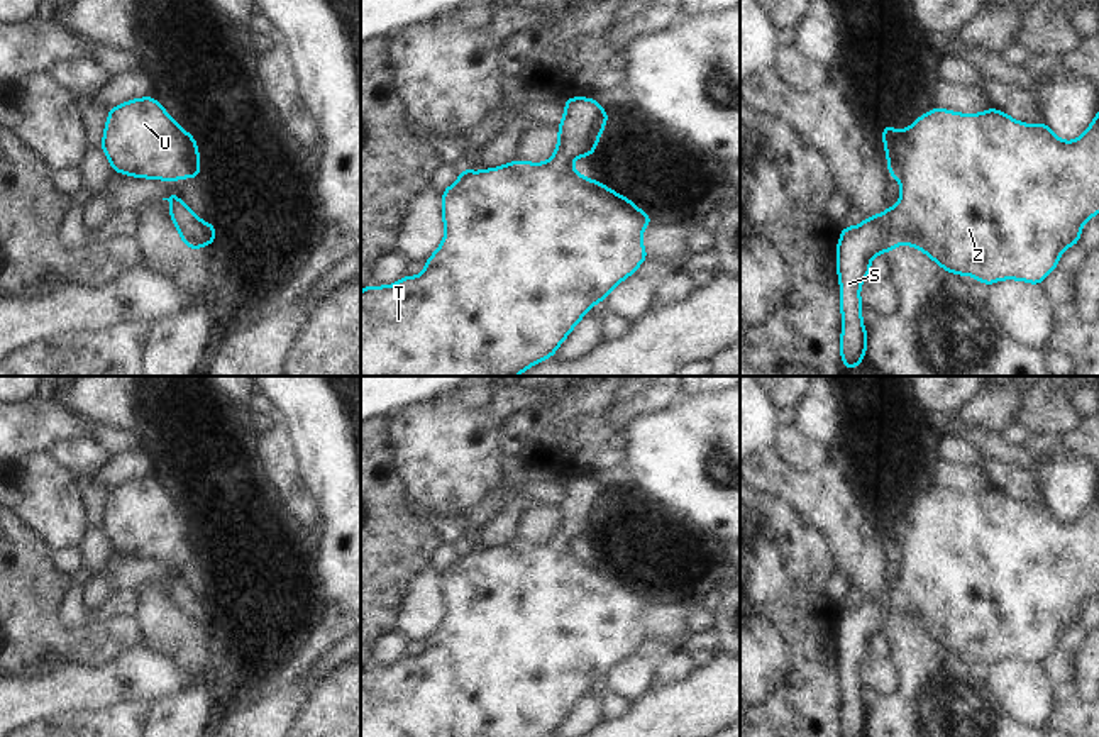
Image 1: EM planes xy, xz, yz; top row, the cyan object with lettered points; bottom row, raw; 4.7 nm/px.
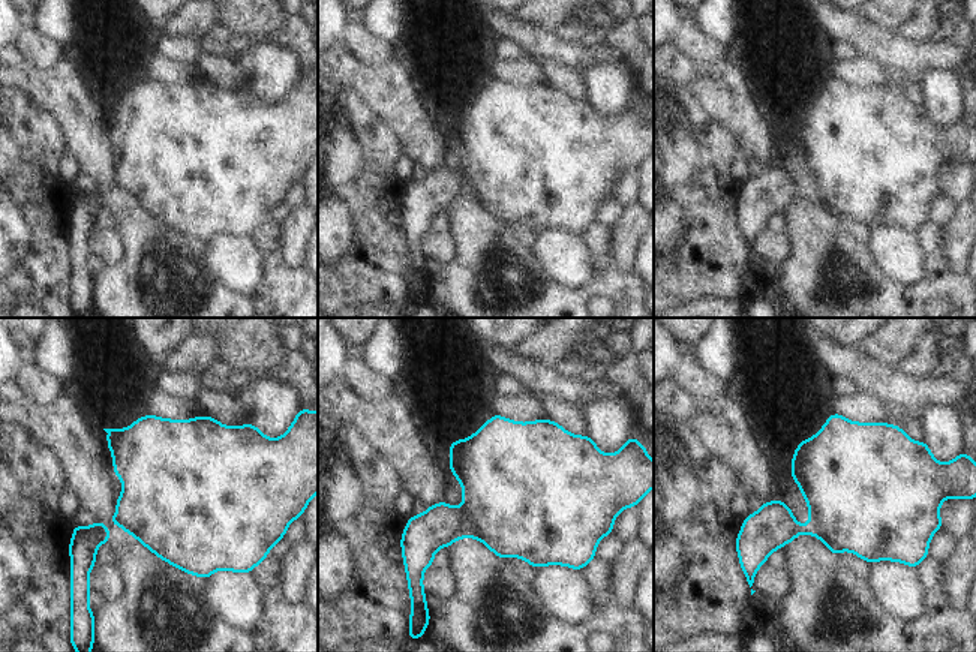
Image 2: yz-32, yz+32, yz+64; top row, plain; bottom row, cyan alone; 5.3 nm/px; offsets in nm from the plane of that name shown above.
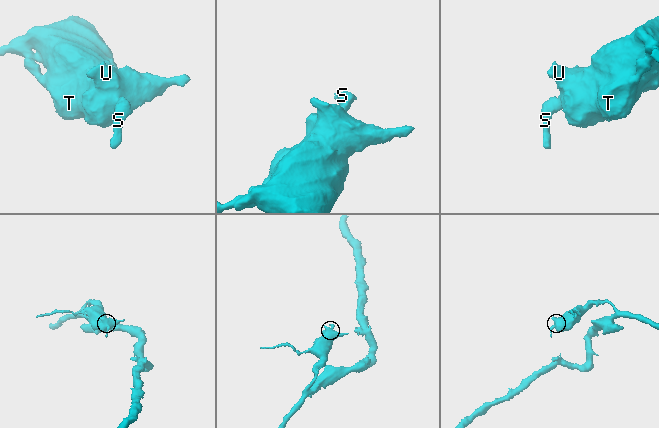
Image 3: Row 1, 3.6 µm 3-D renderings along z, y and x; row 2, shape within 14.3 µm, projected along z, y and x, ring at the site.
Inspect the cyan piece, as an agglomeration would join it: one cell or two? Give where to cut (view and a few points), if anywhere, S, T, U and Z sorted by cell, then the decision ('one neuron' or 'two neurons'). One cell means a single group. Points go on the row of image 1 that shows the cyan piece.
no cut; S T U Z; one neuron

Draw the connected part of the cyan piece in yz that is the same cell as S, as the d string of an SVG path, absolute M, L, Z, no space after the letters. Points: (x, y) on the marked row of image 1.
M931 108L906 130L882 125L889 176L901 185L901 198L889 210L865 217L860 225L843 225L837 246L837 273L840 278L843 368L853 369L864 363L867 330L862 322L860 283L870 276L870 259L889 252L899 244L913 246L928 254L940 268L953 274L967 274L991 286L999 280L1021 280L1040 285L1057 269L1060 254L1080 242L1085 220L1099 213L1099 108L1096 119L1077 141L1060 141L1040 122L1028 125L997 108L964 115L947 108Z

